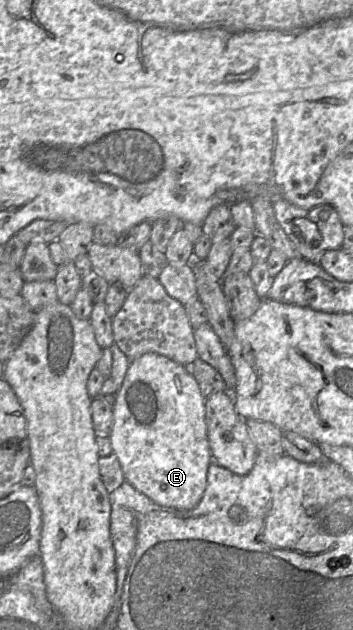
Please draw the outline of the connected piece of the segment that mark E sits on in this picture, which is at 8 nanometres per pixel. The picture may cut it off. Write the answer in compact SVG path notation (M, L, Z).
M145 353L135 359L132 359L125 374L123 383L116 394L115 403L113 405L113 424L109 438L113 452L117 456L121 465L125 480L153 502L163 507L178 510L190 510L199 503L207 485L207 473L209 465L212 462L212 454L209 446L205 421L205 397L201 393L198 382L191 373L191 369L157 353Z

